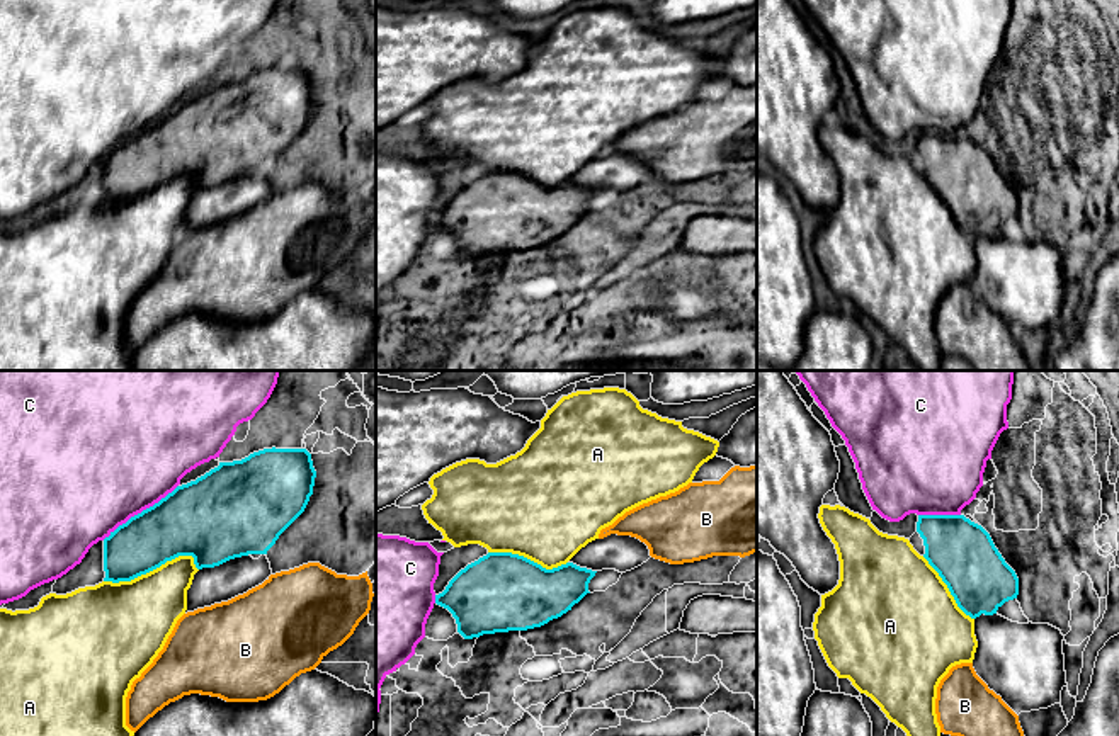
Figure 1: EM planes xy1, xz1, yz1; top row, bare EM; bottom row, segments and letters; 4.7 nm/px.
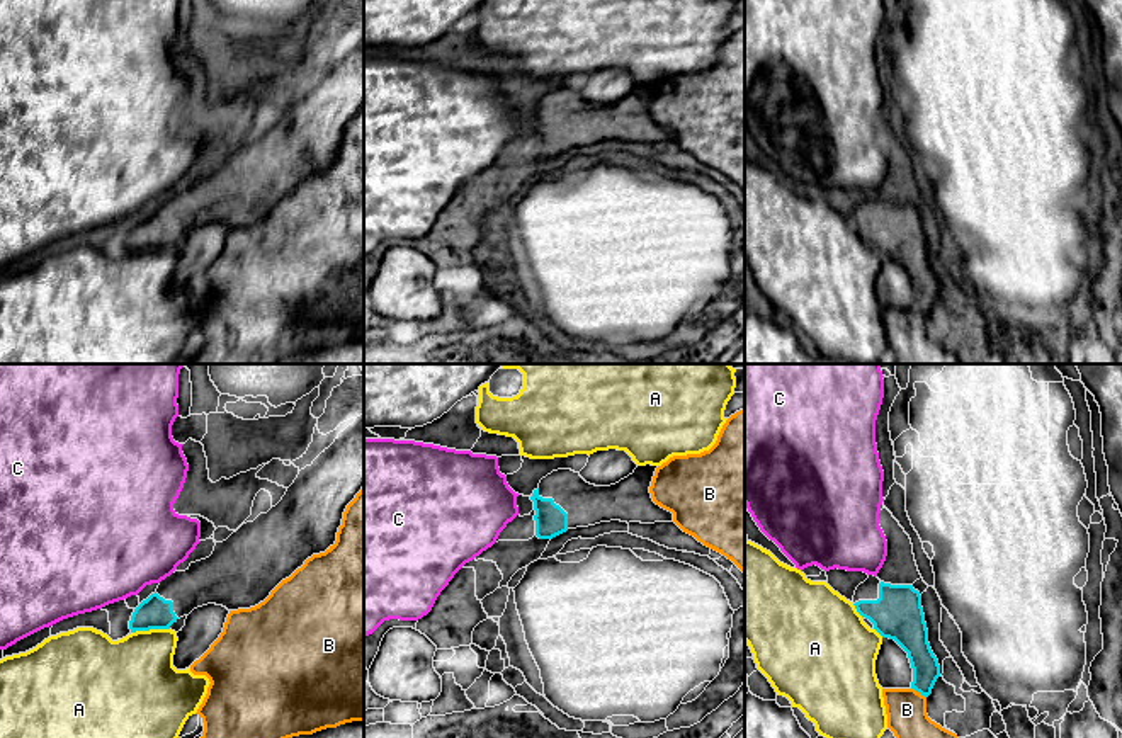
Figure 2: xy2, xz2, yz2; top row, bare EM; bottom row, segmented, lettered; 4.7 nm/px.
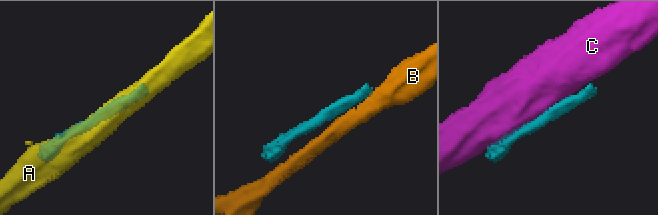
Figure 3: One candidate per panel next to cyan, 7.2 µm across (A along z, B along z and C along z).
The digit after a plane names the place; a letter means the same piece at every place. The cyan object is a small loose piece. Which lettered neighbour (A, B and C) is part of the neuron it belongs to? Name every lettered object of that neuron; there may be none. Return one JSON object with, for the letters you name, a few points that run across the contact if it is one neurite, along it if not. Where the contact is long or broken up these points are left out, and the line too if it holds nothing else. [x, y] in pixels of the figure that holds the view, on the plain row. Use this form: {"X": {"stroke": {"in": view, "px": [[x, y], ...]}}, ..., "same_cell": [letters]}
{"same_cell": []}

